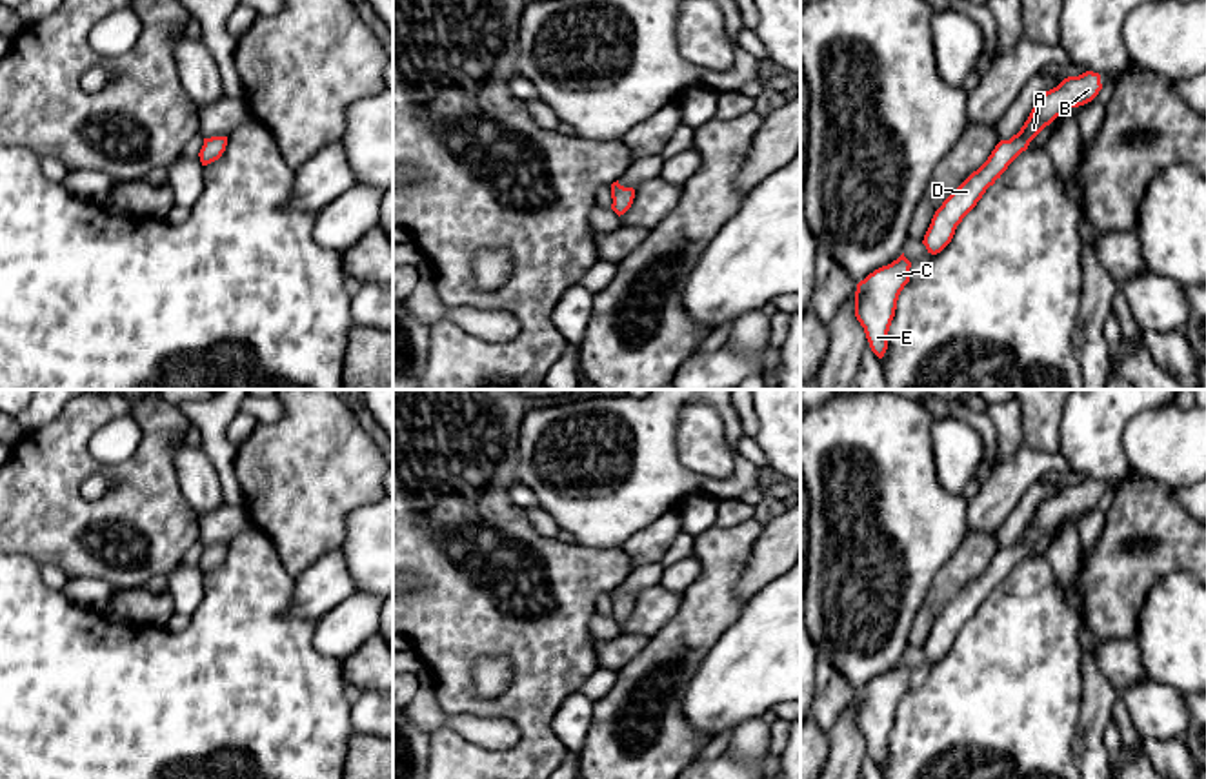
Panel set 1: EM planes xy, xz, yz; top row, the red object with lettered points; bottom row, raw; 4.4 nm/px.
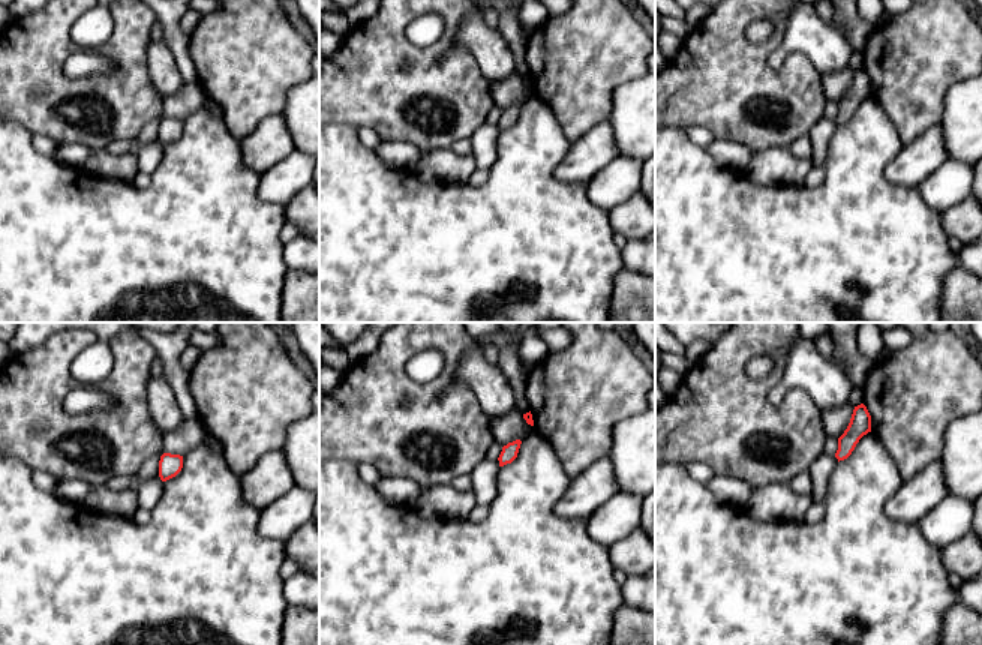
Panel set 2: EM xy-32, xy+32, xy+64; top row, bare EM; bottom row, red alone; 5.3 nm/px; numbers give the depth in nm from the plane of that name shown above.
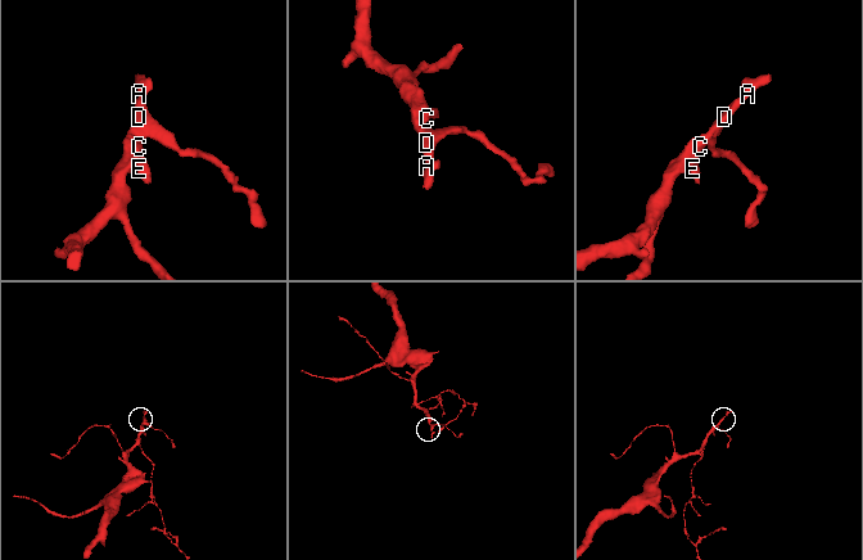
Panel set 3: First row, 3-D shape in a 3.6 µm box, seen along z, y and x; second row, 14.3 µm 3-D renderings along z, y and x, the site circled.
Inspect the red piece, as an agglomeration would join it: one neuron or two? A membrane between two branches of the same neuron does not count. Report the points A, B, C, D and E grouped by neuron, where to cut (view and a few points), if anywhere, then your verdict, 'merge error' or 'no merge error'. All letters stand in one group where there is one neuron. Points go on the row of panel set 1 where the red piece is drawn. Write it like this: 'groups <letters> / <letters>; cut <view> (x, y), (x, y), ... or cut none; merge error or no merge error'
groups A B C D E; cut none; no merge error

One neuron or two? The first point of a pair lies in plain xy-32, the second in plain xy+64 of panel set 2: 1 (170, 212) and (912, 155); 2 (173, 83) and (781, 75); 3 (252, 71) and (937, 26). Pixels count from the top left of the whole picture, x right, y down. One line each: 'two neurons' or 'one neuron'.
1: two neurons
2: two neurons
3: one neuron

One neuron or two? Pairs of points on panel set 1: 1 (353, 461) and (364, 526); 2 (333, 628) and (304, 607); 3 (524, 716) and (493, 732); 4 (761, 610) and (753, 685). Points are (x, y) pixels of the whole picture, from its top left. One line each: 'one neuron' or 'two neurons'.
1: two neurons
2: two neurons
3: two neurons
4: one neuron

